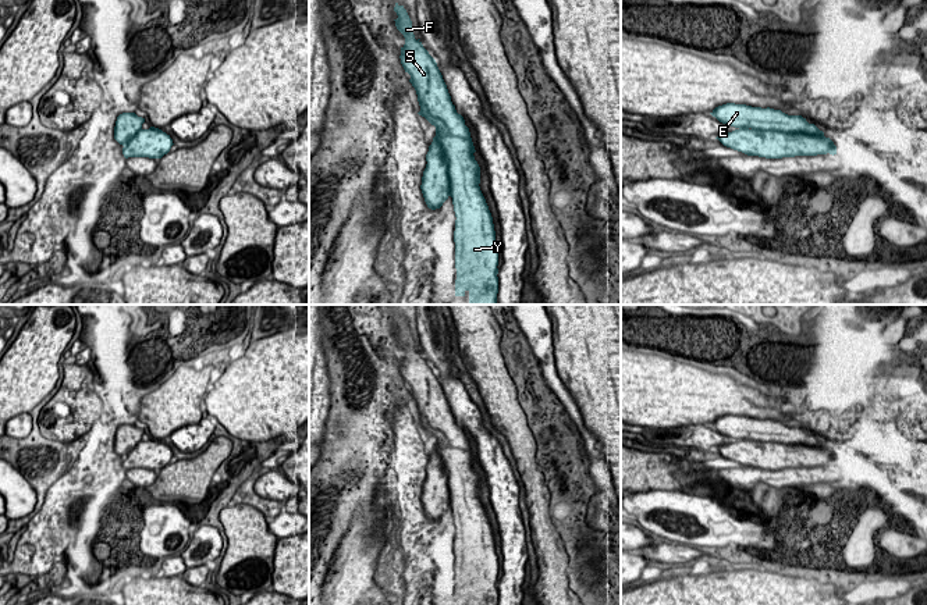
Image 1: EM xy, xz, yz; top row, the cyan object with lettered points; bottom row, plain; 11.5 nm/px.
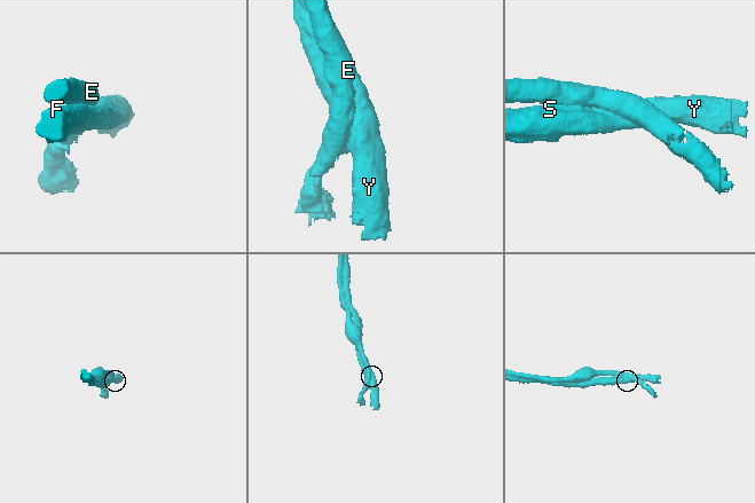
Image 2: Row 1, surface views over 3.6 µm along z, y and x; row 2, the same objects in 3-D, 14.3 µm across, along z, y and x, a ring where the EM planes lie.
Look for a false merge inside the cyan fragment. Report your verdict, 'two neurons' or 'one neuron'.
two neurons

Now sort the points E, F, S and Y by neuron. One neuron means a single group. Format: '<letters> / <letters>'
E / F S Y

